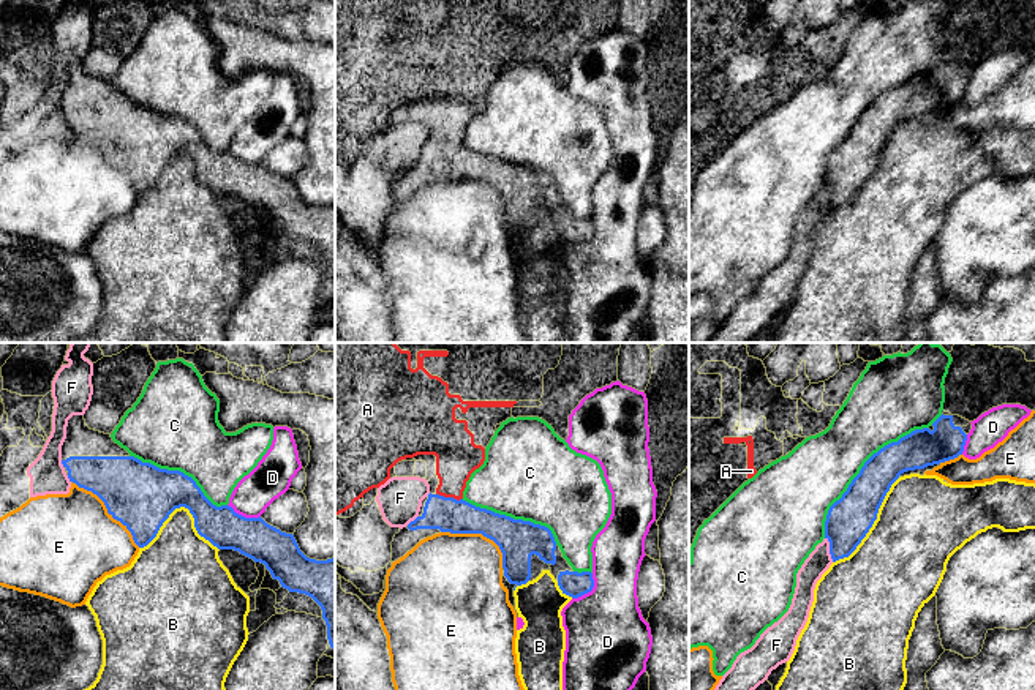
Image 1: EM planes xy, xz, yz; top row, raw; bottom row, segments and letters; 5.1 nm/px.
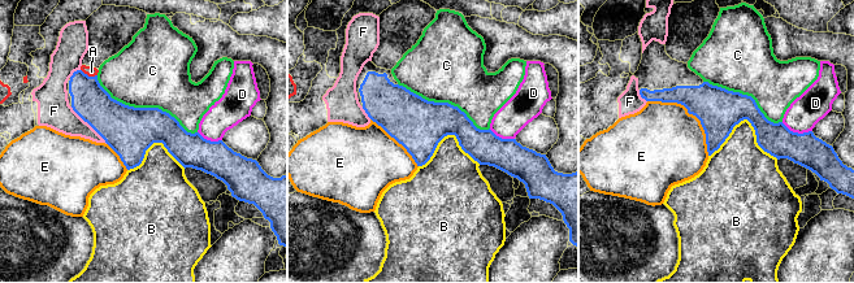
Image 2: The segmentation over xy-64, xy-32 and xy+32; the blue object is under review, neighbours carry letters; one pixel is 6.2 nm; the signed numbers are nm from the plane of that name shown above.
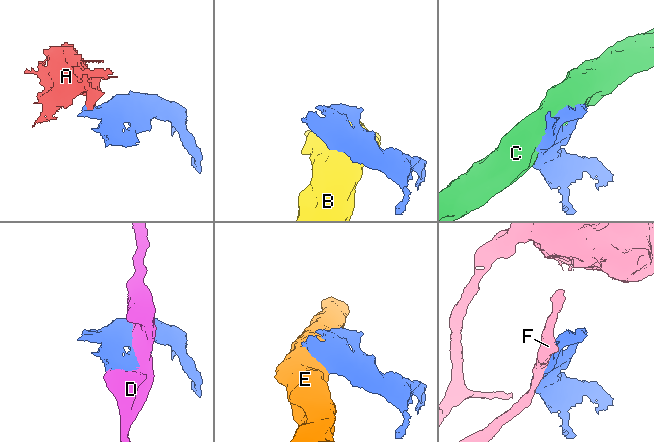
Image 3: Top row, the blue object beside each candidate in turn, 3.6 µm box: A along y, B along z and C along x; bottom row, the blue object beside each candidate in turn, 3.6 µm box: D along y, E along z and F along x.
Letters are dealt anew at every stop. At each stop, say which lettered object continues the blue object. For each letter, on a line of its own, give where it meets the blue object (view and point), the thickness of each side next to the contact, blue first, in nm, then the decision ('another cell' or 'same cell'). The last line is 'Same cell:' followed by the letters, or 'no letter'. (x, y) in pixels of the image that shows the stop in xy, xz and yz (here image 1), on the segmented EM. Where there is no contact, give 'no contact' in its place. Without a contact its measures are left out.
A: meets blue in xz at (449, 498); 180 nm thick on the blue side, 220 nm on the other; another cell
B: meets blue in xy at (182, 506); 340 nm thick on the blue side, 300 nm on the other; another cell
C: meets blue in yz at (861, 469); 220 nm thick on the blue side, 340 nm on the other; another cell
D: meets blue in xz at (590, 591); 130 nm thick on the blue side, 420 nm on the other; another cell
E: meets blue in xy at (108, 510); 340 nm thick on the blue side, 480 nm on the other; another cell
F: meets blue in yz at (830, 550); 220 nm thick on the blue side, 120 nm on the other; another cell
Same cell: no letter

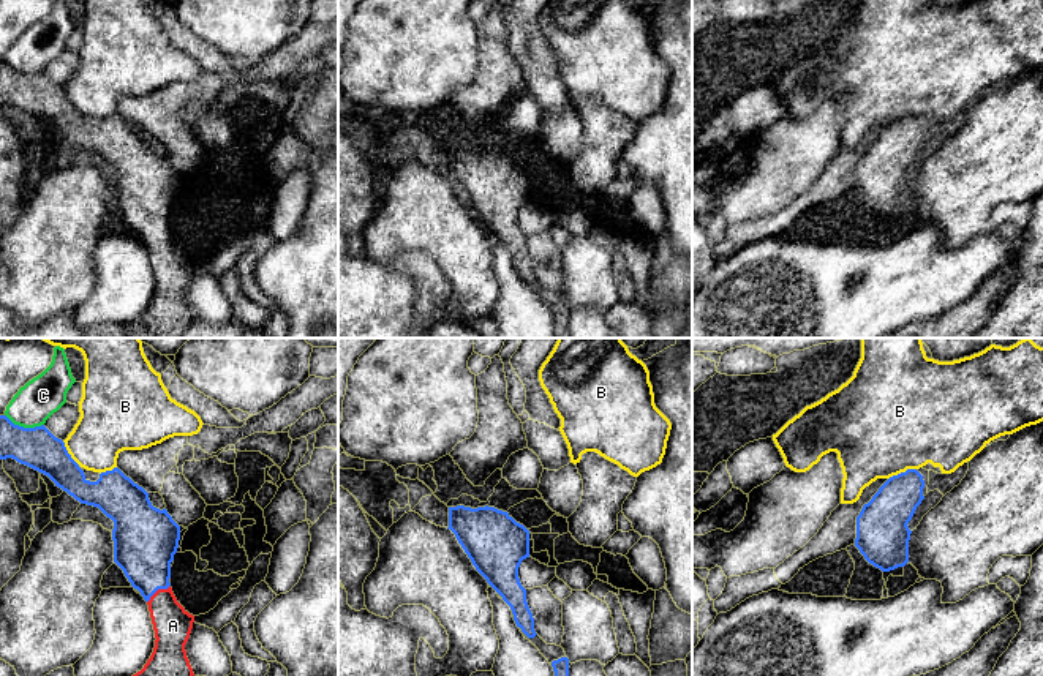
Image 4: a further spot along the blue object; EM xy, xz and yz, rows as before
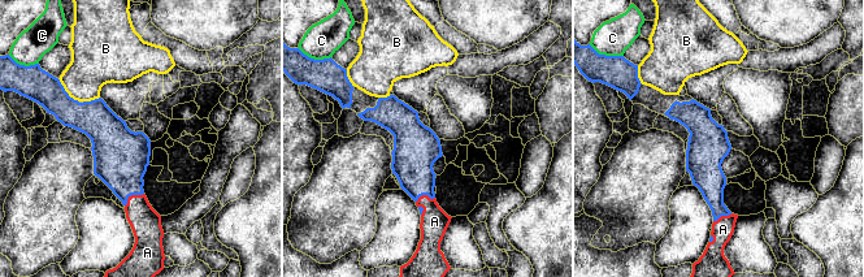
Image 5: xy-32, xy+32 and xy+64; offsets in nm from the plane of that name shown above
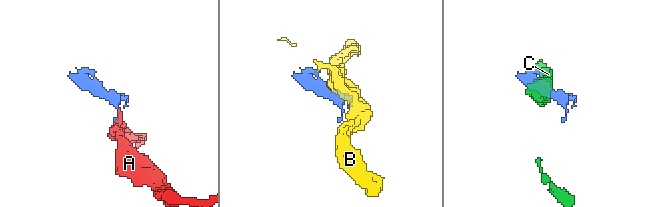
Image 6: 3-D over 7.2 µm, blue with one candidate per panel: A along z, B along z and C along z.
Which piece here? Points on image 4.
A: meets blue in xy at (157, 589); 320 nm thick on the blue side, 190 nm on the other; same cell
B: meets blue in yz at (901, 473); 240 nm thick on the blue side, 500 nm on the other; another cell
C: meets blue in xy at (22, 427); 220 nm thick on the blue side, 200 nm on the other; another cell
Same cell: A

